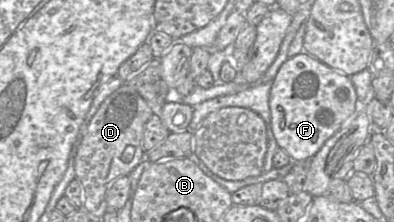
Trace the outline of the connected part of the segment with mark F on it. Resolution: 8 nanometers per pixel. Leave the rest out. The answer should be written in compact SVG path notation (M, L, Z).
M302 52L286 60L272 81L269 97L271 129L280 149L294 162L309 161L359 109L349 76Z

